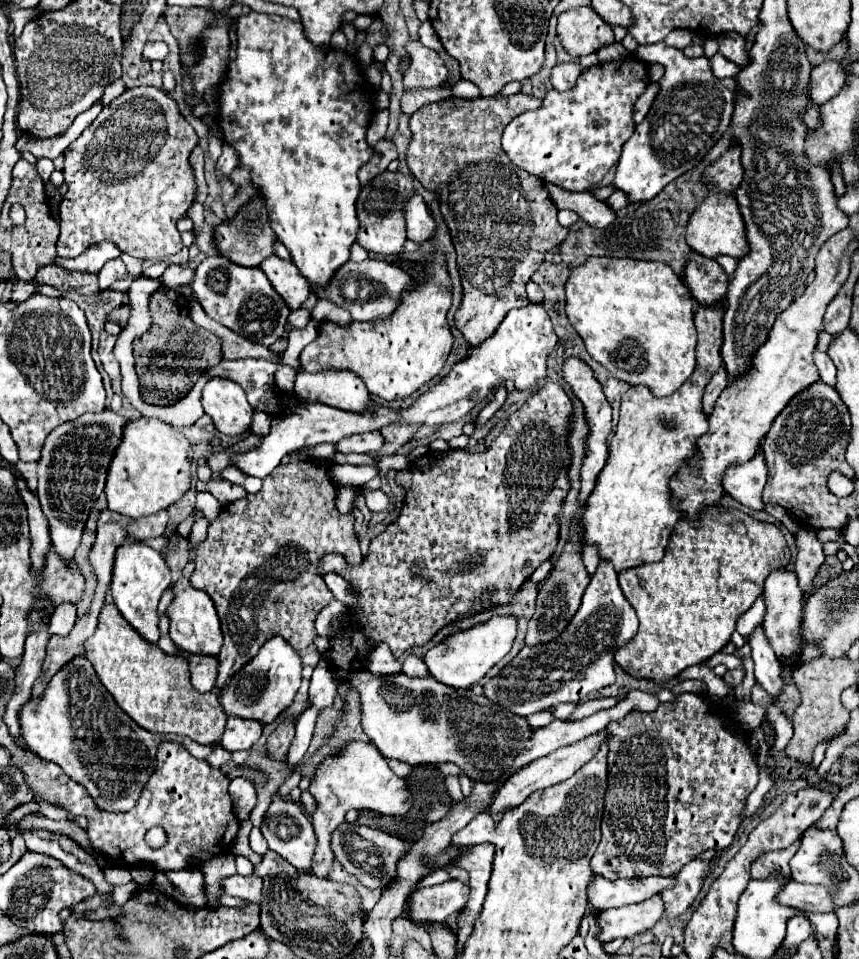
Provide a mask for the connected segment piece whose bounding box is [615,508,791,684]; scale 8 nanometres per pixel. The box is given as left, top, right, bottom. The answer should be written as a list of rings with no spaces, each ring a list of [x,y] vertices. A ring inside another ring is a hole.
[[[709,508],[701,514],[695,526],[687,520],[679,520],[669,536],[663,560],[619,574],[619,586],[639,616],[639,632],[633,640],[629,640],[629,644],[625,644],[625,648],[617,650],[615,662],[629,676],[653,680],[657,684],[675,678],[687,666],[707,662],[731,640],[737,618],[761,596],[765,578],[773,570],[785,568],[789,560],[791,552],[783,532],[777,526],[759,522],[739,510],[719,512],[717,508]]]

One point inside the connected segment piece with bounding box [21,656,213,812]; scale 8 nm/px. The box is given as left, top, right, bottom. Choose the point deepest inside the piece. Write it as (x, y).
(77, 725)

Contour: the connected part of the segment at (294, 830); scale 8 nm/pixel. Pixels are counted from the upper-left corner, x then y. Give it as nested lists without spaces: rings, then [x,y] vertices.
[[[275,792],[271,806],[265,812],[261,832],[263,832],[265,840],[269,842],[269,848],[273,852],[277,852],[283,860],[293,864],[297,870],[309,870],[311,860],[313,860],[313,848],[315,848],[315,832],[313,832],[313,826],[311,826],[307,814],[299,808],[301,808],[301,804],[289,802],[279,792]]]

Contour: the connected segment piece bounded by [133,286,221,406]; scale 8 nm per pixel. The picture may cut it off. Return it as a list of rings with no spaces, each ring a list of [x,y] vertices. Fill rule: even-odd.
[[[165,286],[157,288],[151,296],[151,318],[153,326],[149,332],[145,332],[141,338],[133,342],[133,354],[135,354],[135,370],[141,384],[141,398],[147,404],[157,406],[171,406],[173,402],[179,402],[199,380],[201,372],[185,370],[181,368],[185,362],[185,356],[209,356],[209,362],[221,360],[221,342],[215,334],[195,326],[189,318],[187,302],[181,294],[175,294],[175,290],[169,290]]]

